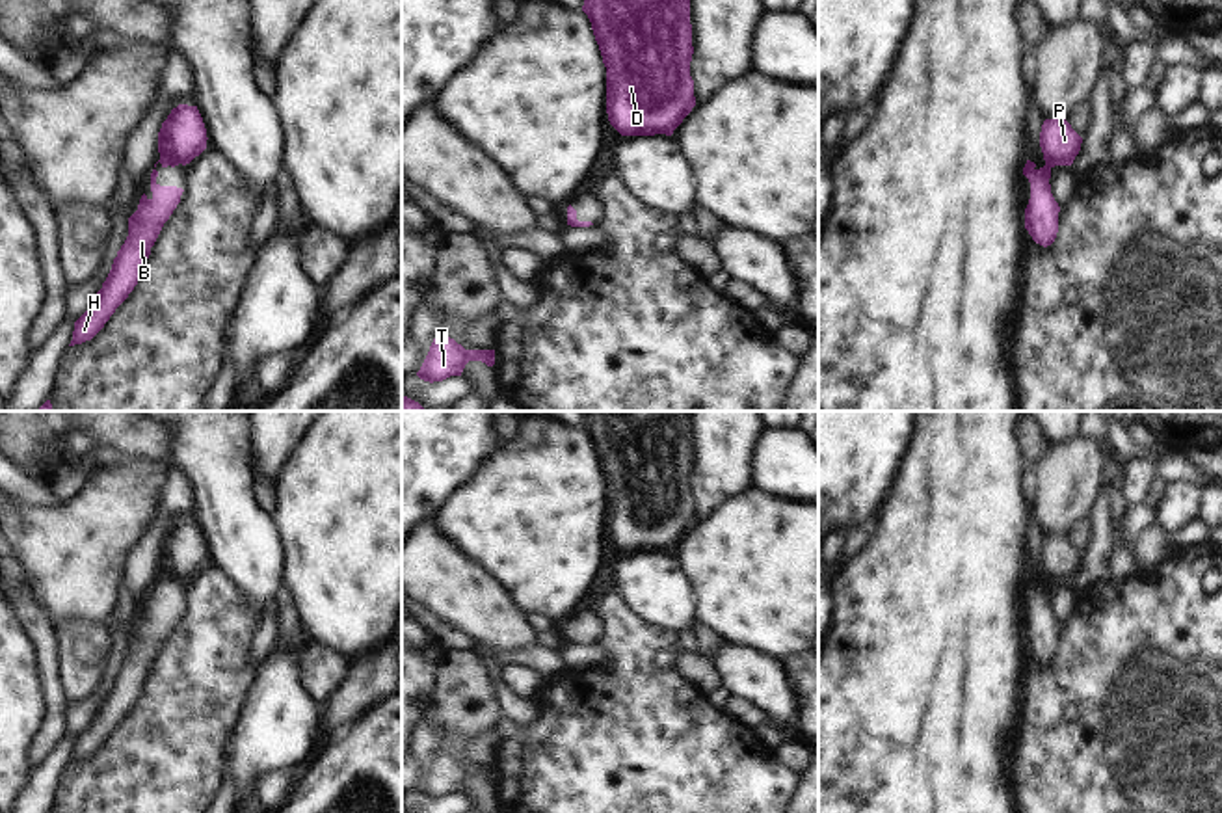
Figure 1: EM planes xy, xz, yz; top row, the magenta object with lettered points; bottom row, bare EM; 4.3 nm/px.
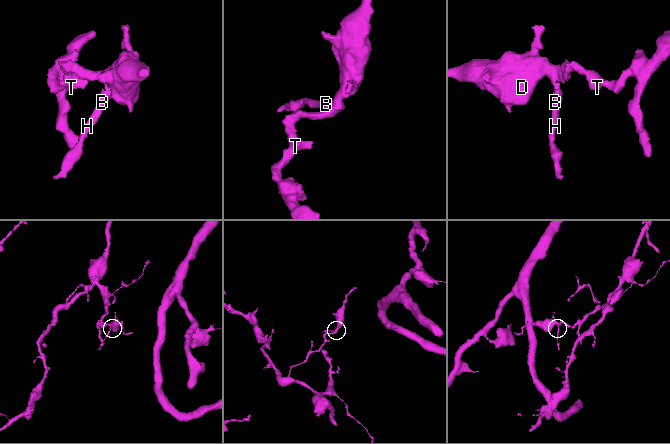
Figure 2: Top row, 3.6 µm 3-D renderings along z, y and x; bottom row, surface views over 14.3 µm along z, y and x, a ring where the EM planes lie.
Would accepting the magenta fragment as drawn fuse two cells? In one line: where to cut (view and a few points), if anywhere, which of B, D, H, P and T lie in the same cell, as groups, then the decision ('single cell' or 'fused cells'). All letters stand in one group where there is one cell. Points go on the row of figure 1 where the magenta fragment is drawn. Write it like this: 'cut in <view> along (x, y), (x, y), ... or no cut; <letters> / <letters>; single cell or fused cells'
no cut; B D H P T; single cell

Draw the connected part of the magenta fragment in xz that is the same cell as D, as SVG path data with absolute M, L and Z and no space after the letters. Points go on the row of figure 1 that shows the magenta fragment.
M584 0L606 67L606 113L621 136L671 136L696 106L690 0Z

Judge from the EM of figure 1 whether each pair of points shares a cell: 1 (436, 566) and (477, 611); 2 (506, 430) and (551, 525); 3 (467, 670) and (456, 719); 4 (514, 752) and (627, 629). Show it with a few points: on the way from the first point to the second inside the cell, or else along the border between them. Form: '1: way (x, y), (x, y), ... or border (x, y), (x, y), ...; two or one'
1: way (443, 577), (465, 599); one
2: border (518, 430), (510, 439), (501, 441); two
3: way (462, 681), (462, 707); one
4: way (549, 739), (624, 665); one

